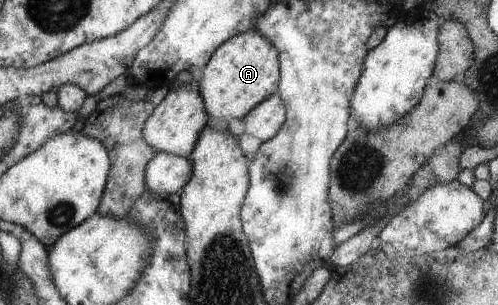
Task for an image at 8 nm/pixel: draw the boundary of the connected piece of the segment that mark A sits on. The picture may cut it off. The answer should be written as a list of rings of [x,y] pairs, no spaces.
[[[251,29],[228,39],[216,49],[203,69],[203,76],[198,81],[197,88],[204,99],[204,107],[215,119],[243,119],[249,111],[259,106],[265,99],[277,94],[280,81],[280,60],[276,46],[257,30]]]

